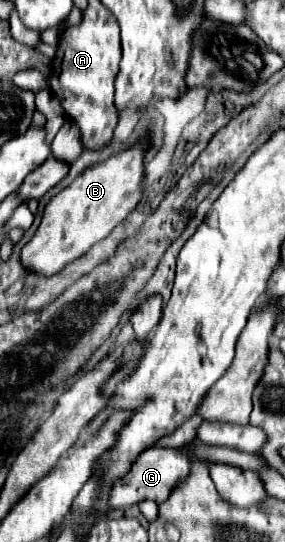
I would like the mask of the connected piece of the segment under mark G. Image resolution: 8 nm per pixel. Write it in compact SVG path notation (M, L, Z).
M147 449L143 451L131 465L131 469L113 483L113 489L109 493L109 509L125 509L129 505L135 505L143 499L151 499L155 503L163 503L169 495L169 491L185 479L189 473L193 459L185 449Z

